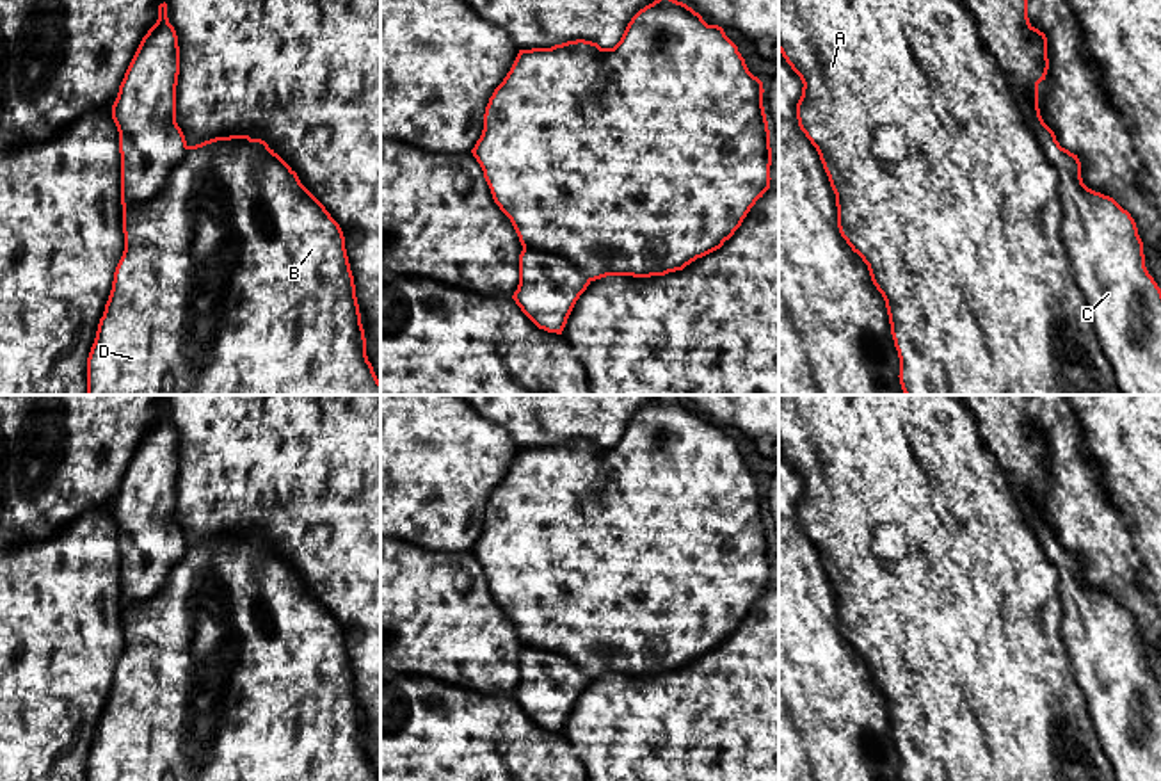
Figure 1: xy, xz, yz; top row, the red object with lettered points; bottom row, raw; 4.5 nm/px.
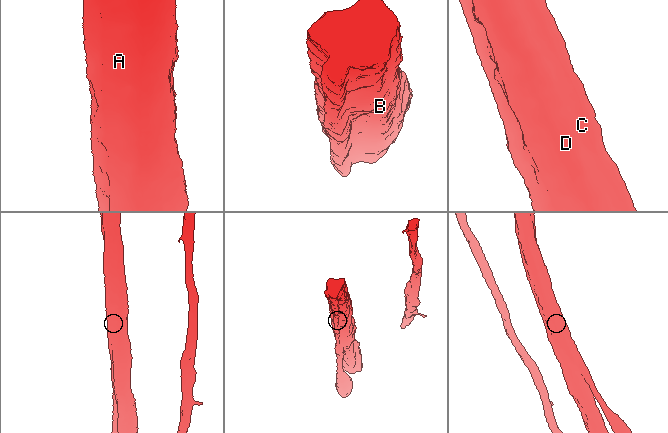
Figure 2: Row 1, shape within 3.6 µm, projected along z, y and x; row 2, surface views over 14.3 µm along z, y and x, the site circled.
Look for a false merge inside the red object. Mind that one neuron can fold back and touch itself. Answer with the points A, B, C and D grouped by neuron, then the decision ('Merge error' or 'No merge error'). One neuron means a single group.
Groups: A B D / C. Merge error

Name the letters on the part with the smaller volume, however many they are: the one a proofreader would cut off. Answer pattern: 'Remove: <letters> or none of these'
Remove: C

